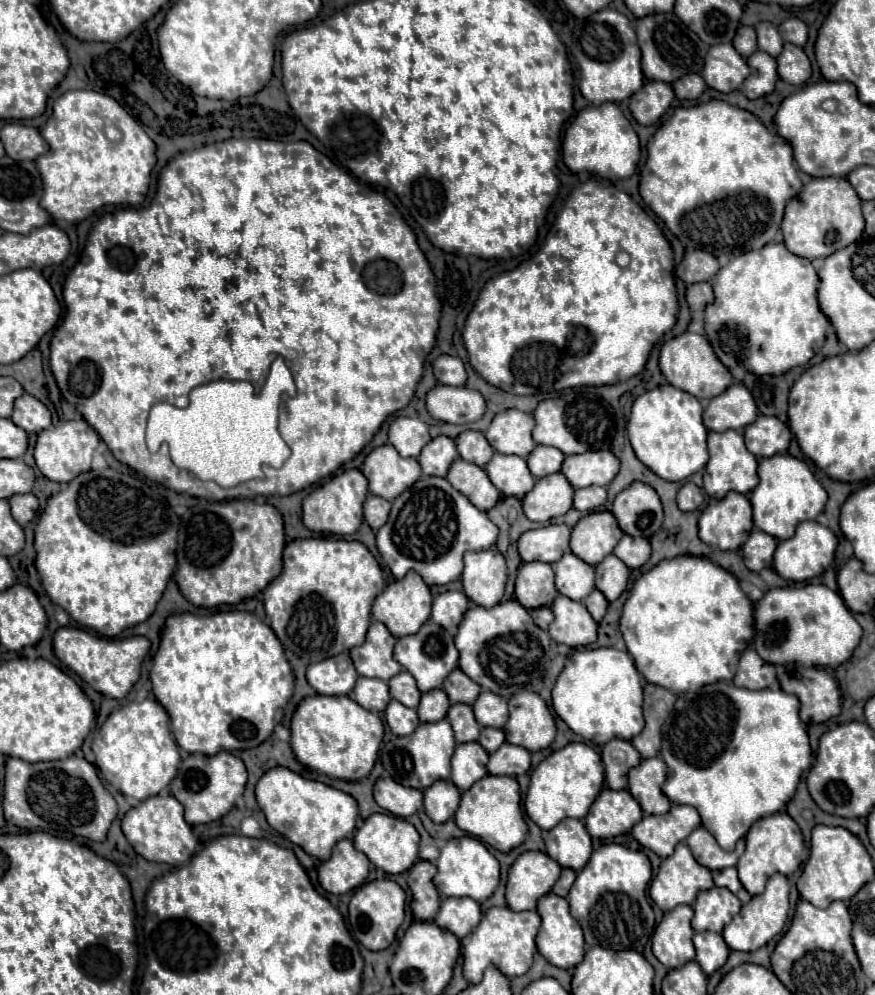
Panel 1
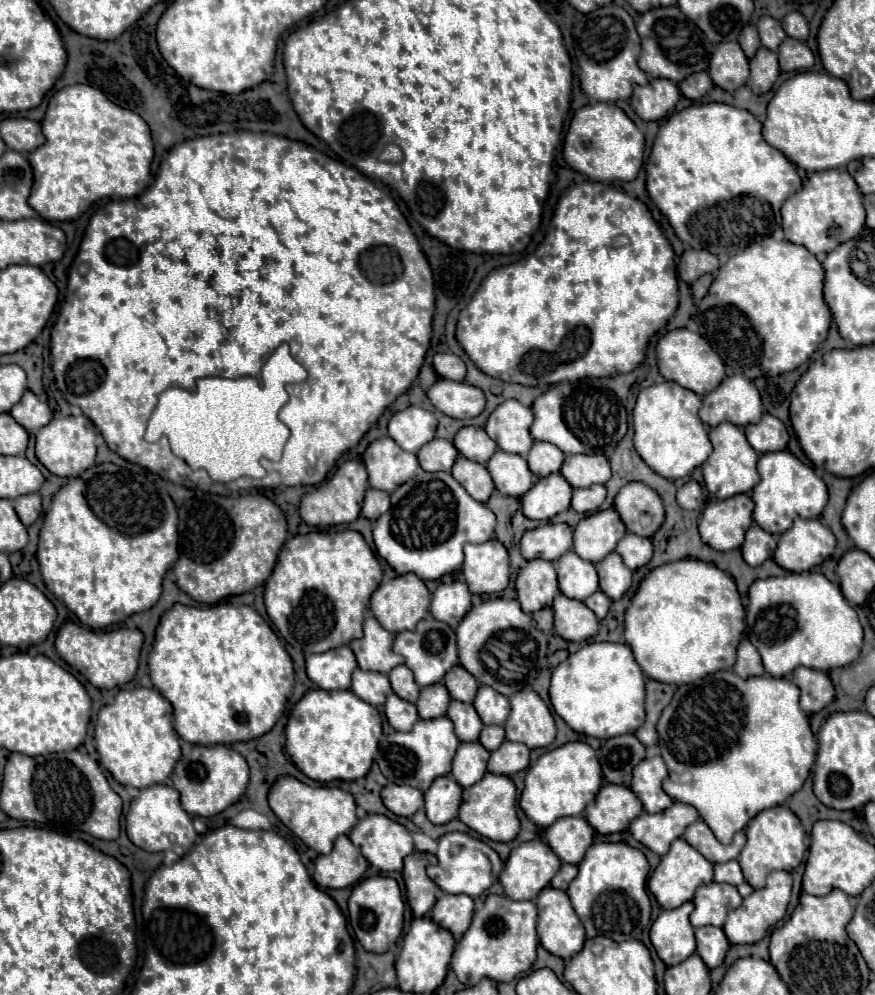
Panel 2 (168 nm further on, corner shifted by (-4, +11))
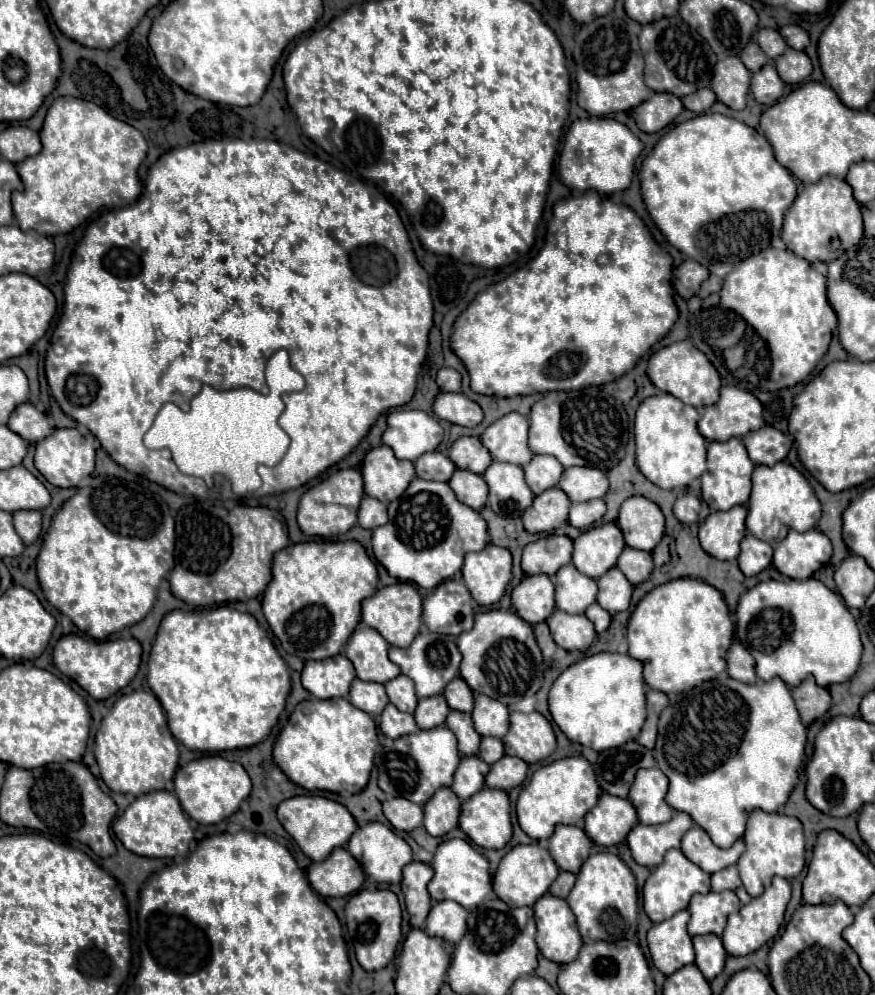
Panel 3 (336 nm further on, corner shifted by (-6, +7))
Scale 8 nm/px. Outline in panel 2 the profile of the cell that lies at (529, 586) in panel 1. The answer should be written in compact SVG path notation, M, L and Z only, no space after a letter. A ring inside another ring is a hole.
M542 558L536 560L528 560L524 568L520 568L518 578L516 578L516 594L518 594L518 602L522 604L524 612L536 612L538 608L546 608L552 604L554 594L558 592L558 576L554 570L554 564Z

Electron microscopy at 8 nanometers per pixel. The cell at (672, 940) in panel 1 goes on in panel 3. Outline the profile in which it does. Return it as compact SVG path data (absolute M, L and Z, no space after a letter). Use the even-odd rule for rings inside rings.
M680 910L672 918L654 924L648 932L648 950L652 964L664 976L670 976L682 966L694 962L692 938L686 932L688 920L690 914L686 910Z

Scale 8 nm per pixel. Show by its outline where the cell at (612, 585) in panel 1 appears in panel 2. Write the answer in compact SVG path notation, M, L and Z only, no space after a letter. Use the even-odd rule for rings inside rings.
M612 552L604 560L596 562L598 576L600 576L600 588L610 596L610 600L622 598L622 594L632 584L632 570L622 562L622 558Z

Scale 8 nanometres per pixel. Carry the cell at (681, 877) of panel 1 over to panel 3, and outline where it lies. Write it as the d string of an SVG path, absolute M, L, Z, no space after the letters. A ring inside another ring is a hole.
M668 850L664 854L664 862L652 870L652 874L648 876L648 880L642 888L642 906L644 906L644 912L648 914L648 918L654 924L658 924L658 922L672 918L676 912L686 910L692 894L696 894L696 892L700 892L700 894L710 892L710 874L696 868L696 864L692 864L680 850Z

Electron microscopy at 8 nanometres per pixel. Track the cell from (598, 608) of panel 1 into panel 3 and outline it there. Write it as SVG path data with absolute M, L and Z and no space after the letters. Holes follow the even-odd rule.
M592 604L584 614L594 624L594 630L598 634L604 634L608 630L608 626L610 626L610 614L604 608L600 608L598 604Z

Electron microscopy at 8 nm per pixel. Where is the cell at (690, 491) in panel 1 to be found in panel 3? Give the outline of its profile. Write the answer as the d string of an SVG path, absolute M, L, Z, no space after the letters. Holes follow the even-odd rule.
M684 494L676 500L674 504L674 516L682 522L682 524L692 524L696 522L698 518L698 512L700 512L700 502L698 498L690 496L690 494Z

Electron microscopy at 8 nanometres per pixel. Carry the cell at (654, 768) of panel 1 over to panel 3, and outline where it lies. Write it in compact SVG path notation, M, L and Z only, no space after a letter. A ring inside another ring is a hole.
M660 768L636 772L628 800L634 804L640 824L662 824L674 816L674 810L664 800L666 790L668 778L660 772Z

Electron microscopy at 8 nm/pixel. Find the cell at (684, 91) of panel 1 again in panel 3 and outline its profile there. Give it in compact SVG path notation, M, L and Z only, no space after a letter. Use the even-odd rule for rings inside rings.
M702 88L700 92L694 92L692 96L684 96L682 102L684 102L686 110L696 112L696 114L704 114L716 102L716 94L710 88Z

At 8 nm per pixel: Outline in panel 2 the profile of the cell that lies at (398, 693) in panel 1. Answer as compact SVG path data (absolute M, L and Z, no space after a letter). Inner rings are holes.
M400 664L398 668L394 668L390 674L390 684L392 684L392 690L404 698L404 700L410 700L412 704L418 700L418 694L420 694L420 686L416 684L414 680L414 674L410 672L410 668L406 668L404 664Z

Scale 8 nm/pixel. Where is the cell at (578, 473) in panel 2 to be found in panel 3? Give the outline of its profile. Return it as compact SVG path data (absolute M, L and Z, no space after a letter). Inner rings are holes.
M566 468L558 488L566 492L572 502L586 502L604 498L608 492L608 478L598 468Z

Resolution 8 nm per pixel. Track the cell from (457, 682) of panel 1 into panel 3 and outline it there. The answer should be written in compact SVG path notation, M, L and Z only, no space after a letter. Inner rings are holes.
M460 678L452 680L452 684L448 684L448 688L444 690L444 698L452 710L468 712L468 714L472 712L474 694L468 688L468 684L464 684L464 680L460 680Z

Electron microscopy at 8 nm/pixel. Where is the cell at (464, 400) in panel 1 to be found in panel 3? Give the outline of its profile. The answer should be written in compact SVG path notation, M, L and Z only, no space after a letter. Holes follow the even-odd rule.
M460 392L438 394L434 402L434 414L442 420L448 420L458 426L468 426L468 428L474 428L482 422L482 408Z

